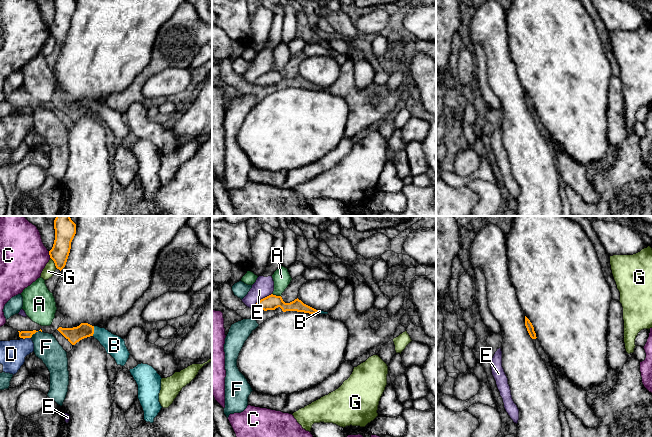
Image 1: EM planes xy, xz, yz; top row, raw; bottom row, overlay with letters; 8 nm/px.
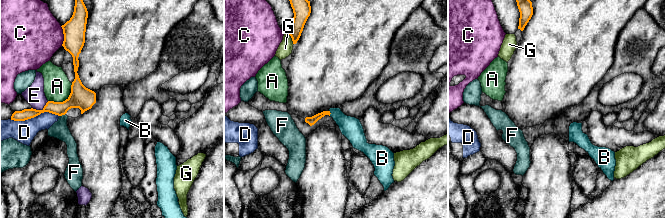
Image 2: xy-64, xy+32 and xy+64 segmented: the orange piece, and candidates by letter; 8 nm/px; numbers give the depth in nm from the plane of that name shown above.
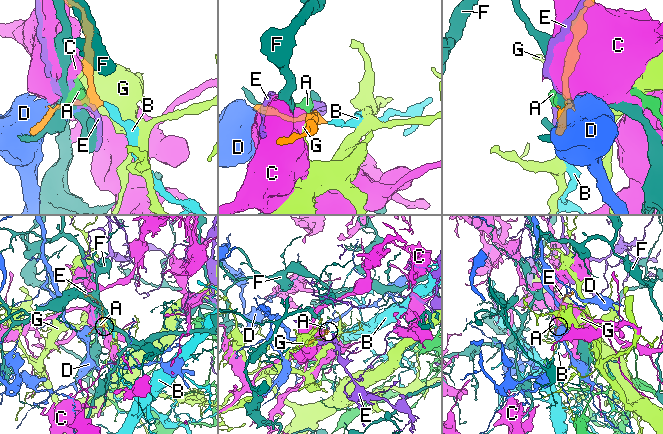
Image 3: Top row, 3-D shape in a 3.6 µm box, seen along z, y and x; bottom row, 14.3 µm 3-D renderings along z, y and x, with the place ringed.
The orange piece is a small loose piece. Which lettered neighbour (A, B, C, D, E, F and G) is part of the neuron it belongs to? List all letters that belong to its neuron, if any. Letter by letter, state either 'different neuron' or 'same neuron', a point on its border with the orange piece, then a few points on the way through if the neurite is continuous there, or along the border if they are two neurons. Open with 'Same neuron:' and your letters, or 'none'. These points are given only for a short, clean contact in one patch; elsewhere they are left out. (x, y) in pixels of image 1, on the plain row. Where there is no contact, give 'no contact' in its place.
Same neuron: B
A: different neuron; meets orange in xz at (275, 71); border along xz (272, 69), (280, 72)
B: same neuron; meets orange in xy at (93, 107); runs through xy (84, 106), (93, 107), (101, 110), (114, 121)
C: different neuron; meets orange in xy at (49, 30); border along xy (48, 27), (50, 33)
D: different neuron; meets orange in xy at (26, 113)
E: different neuron; meets orange in xz at (261, 75)
F: different neuron; meets orange in xy at (35, 108)
G: different neuron; meets orange in xy at (54, 38); border along xy (50, 33), (56, 43)

